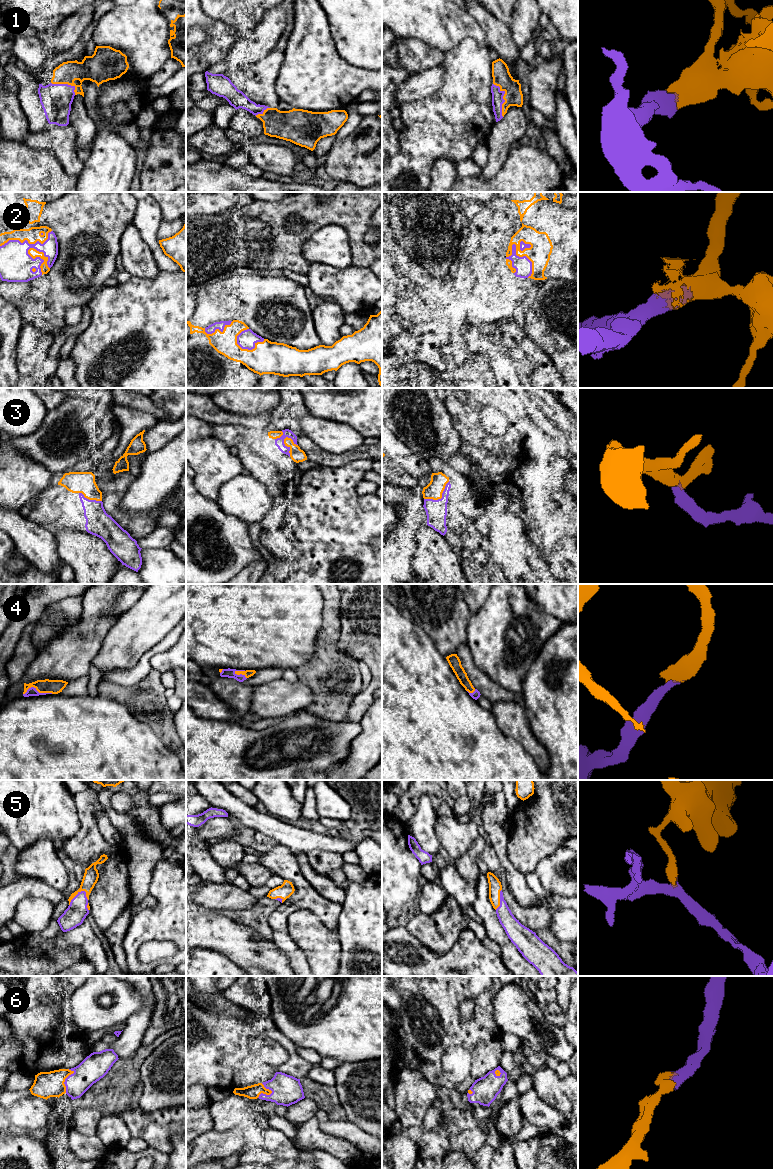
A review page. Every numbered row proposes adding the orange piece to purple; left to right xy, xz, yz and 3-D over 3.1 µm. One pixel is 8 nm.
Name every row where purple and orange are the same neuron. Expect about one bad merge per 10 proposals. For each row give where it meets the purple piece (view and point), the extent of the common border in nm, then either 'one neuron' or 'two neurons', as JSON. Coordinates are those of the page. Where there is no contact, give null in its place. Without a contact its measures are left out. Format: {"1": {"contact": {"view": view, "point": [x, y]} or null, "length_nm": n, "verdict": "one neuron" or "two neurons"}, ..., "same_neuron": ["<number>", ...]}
{"1": {"contact": {"view": "yz", "point": [502, 98]}, "length_nm": 280, "verdict": "one neuron"}, "2": {"contact": {"view": "yz", "point": [525, 256]}, "length_nm": 300, "verdict": "one neuron"}, "3": {"contact": {"view": "xz", "point": [286, 446]}, "length_nm": 170, "verdict": "one neuron"}, "4": {"contact": {"view": "xy", "point": [37, 691]}, "length_nm": 240, "verdict": "one neuron"}, "5": {"contact": {"view": "xy", "point": [76, 895]}, "length_nm": 180, "verdict": "one neuron"}, "6": {"contact": {"view": "xy", "point": [65, 1080]}, "length_nm": 200, "verdict": "one neuron"}, "same_neuron": ["1", "2", "3", "4", "5", "6"]}

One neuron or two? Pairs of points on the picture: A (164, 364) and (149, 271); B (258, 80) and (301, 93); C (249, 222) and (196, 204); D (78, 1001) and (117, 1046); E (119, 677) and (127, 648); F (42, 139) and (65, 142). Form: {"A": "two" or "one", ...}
{"A": "two", "B": "two", "C": "two", "D": "two", "E": "two", "F": "one"}

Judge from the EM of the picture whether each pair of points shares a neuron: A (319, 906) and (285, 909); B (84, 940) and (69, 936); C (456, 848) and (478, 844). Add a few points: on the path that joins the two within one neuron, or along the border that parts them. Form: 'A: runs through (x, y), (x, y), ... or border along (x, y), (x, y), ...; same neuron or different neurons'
A: runs through (311, 904), (293, 905); same neuron
B: runs through (80, 937), (73, 937); same neuron
C: border along (479, 835), (472, 842), (469, 849), (454, 860); different neurons

